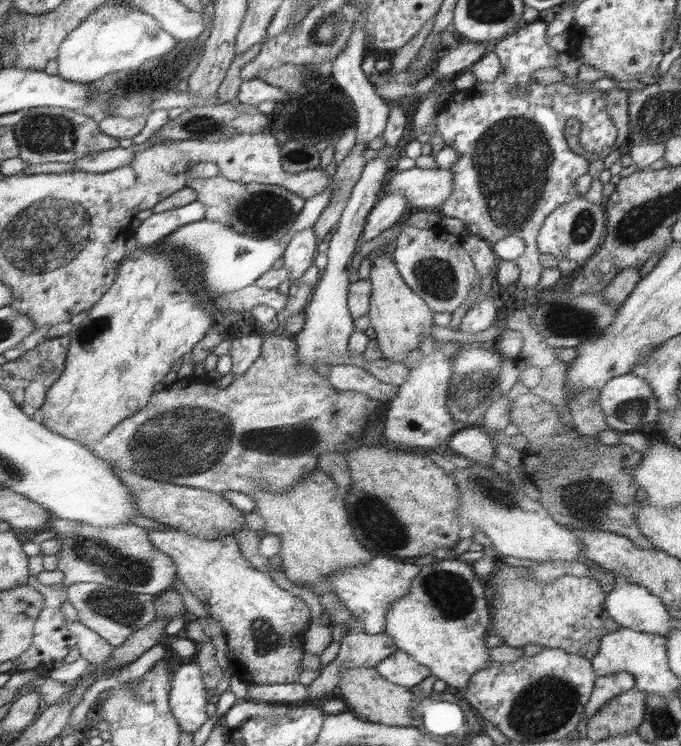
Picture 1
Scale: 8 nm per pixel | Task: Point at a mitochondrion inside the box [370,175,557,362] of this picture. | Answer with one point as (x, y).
(438, 279)

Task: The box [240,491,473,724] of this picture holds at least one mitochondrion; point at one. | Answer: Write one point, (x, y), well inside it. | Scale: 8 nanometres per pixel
(265, 638)

